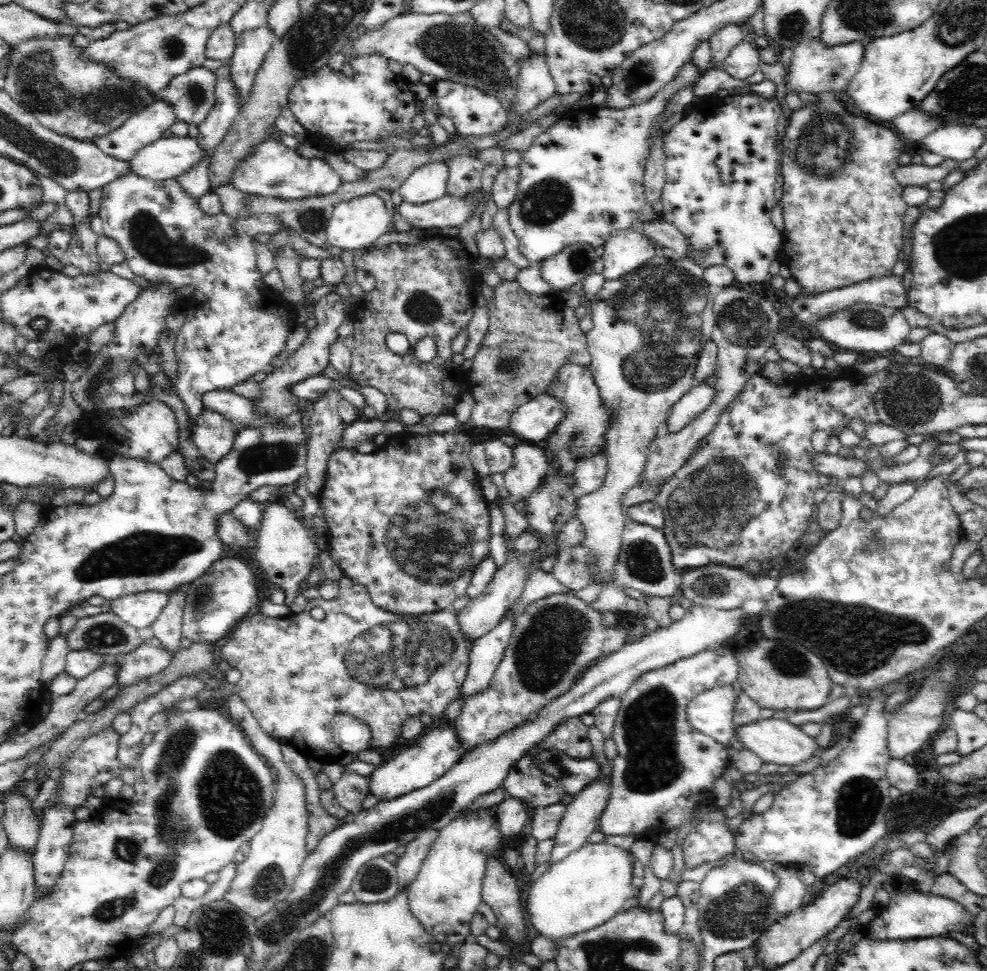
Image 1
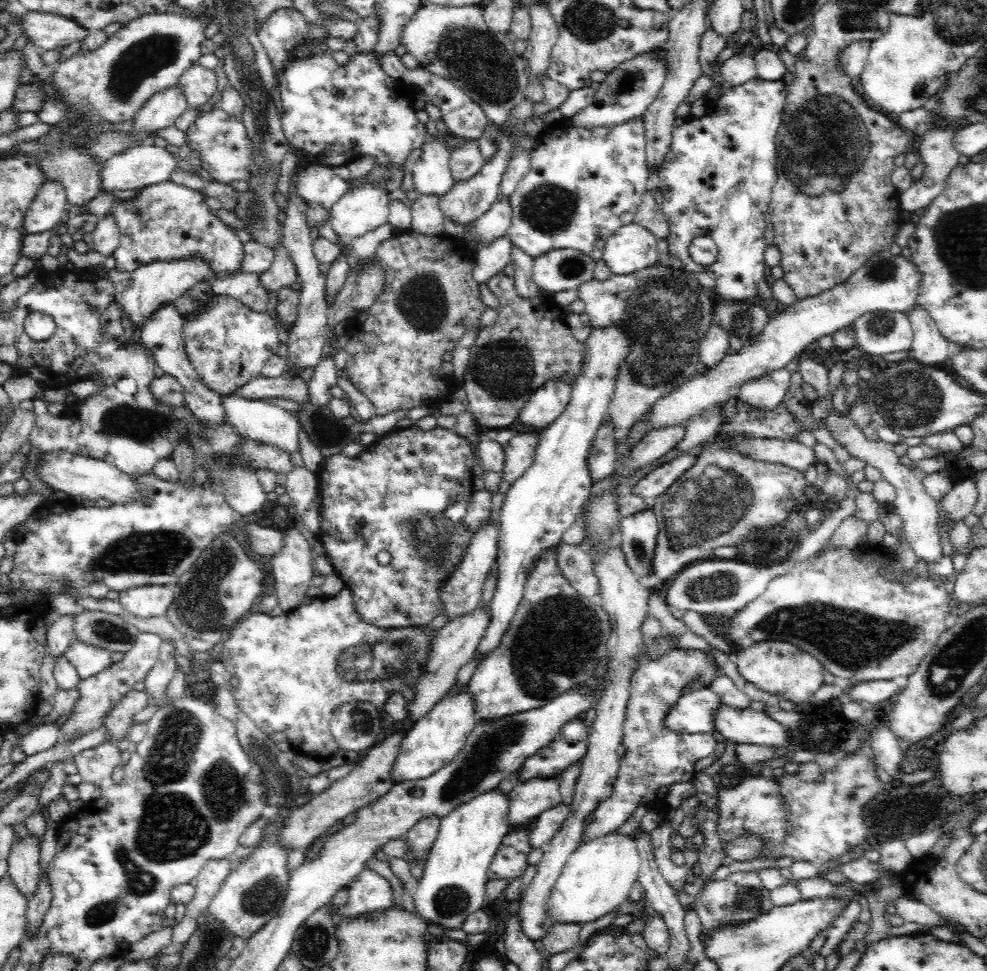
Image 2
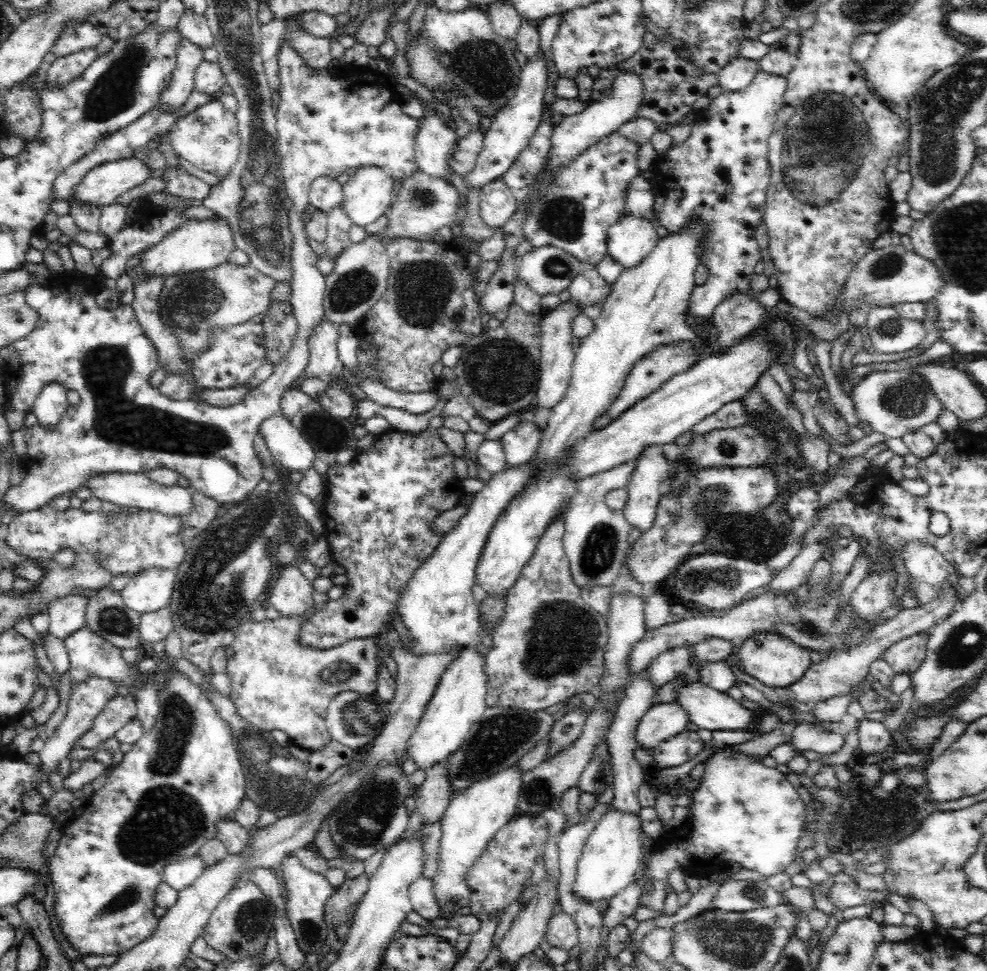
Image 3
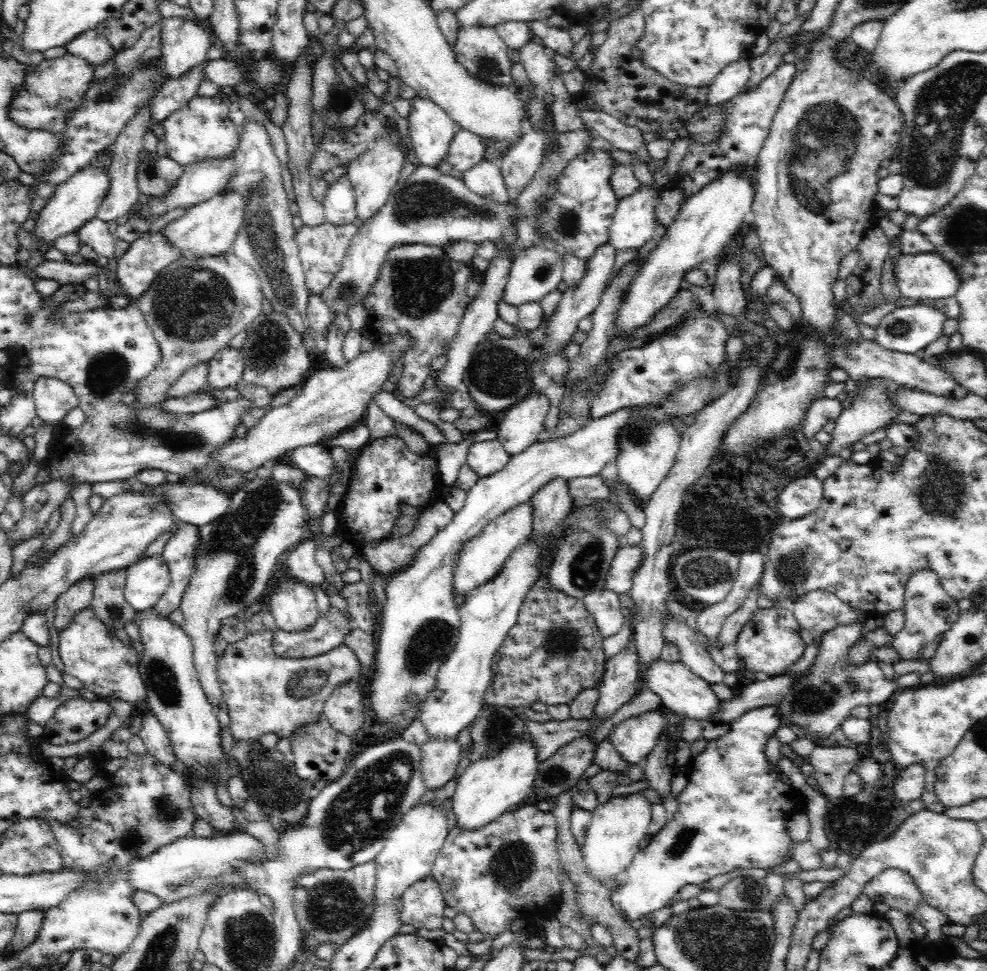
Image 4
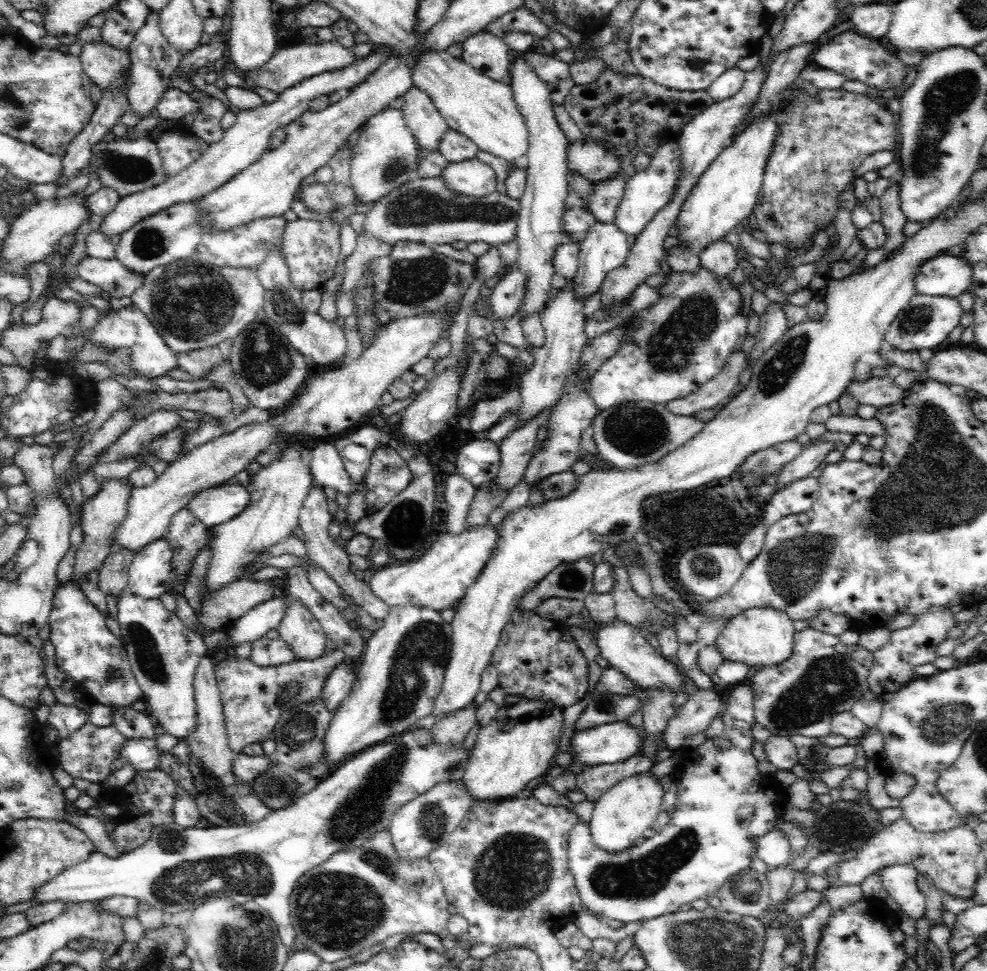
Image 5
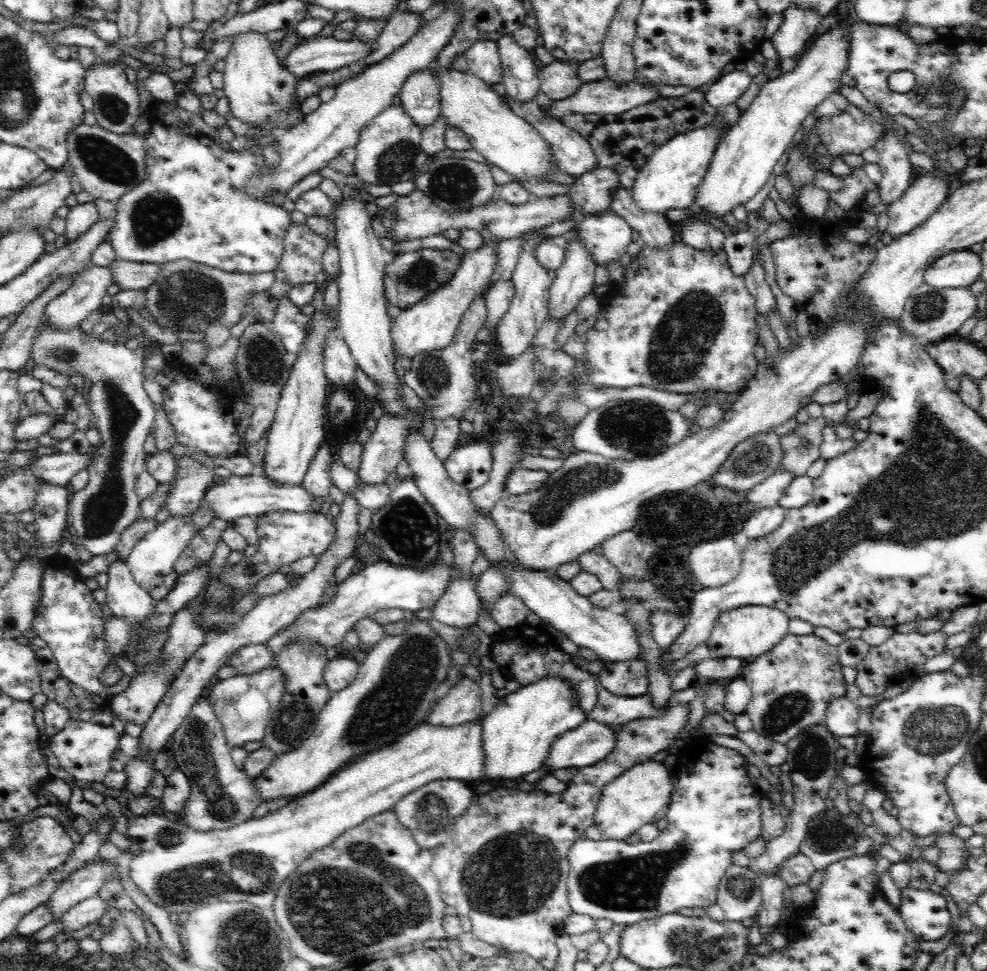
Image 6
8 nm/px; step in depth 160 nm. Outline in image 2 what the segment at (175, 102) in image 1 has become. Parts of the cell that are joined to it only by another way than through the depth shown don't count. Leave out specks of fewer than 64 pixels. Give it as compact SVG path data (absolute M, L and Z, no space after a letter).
M198 64L188 67L178 82L183 88L183 94L188 99L188 107L199 108L216 92L216 73Z

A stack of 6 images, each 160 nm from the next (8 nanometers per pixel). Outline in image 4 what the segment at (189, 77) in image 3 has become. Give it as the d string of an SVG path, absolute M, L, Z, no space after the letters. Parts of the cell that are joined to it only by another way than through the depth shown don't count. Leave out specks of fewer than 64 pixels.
M172 16L161 18L161 62L171 78L186 74L192 66L204 62L211 35L194 20Z

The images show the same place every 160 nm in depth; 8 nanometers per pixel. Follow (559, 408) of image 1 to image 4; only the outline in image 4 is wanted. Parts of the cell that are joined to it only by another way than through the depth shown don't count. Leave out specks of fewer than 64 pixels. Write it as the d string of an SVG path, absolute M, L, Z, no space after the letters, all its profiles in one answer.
M606 242L602 244L593 253L593 256L590 256L590 258L586 260L584 278L582 278L576 286L568 287L562 293L556 310L547 322L548 338L546 338L546 346L542 348L544 352L548 352L548 358L542 359L542 362L544 362L544 372L559 385L562 385L562 382L565 380L566 372L568 372L566 368L568 368L570 361L560 357L558 354L560 354L560 350L568 344L570 336L572 336L577 329L578 320L590 316L596 306L598 306L598 302L600 302L601 296L610 280L610 274L612 273L614 262L616 262L616 257L617 251L612 247L612 243Z

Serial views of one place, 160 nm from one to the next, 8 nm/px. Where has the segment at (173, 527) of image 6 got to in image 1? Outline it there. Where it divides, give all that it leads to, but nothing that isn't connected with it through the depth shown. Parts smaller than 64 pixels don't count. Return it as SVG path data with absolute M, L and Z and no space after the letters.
M147 591L116 598L111 611L137 631L151 627L170 602L170 593Z

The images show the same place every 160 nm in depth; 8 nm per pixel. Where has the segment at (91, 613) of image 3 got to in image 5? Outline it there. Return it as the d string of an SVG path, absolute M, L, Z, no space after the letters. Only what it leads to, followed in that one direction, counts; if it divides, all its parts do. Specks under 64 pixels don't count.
M124 546L112 548L99 568L99 587L105 595L122 595L123 590L127 588L127 572L134 555L134 551L129 551Z

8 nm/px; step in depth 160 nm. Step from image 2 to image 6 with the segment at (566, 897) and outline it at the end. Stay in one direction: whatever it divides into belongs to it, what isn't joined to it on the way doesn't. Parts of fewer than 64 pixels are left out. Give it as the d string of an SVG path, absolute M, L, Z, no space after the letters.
M650 759L636 764L604 786L595 812L596 828L610 840L625 840L661 814L669 804L672 790L672 777L662 761Z

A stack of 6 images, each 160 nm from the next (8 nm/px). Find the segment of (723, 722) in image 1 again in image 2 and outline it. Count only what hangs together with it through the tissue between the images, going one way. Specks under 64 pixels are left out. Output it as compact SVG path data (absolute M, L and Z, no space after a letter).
M709 688L680 695L672 704L663 724L667 730L680 734L709 734L714 731L713 717L721 700Z

